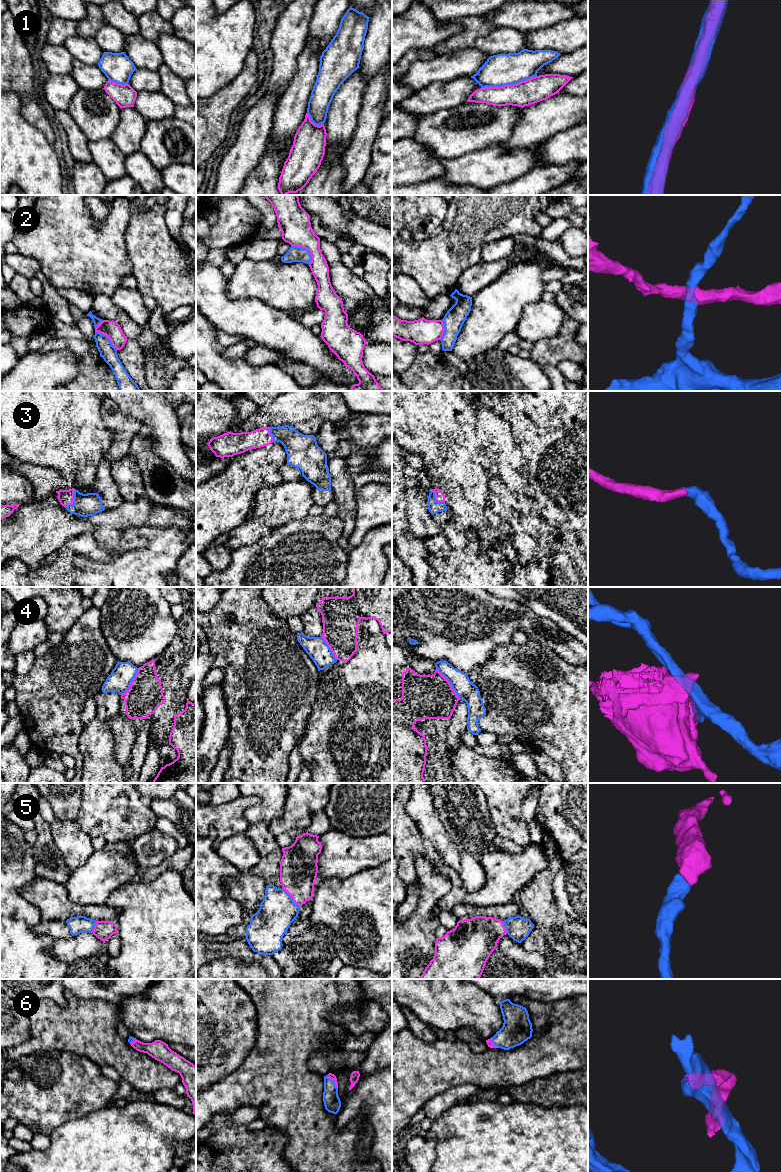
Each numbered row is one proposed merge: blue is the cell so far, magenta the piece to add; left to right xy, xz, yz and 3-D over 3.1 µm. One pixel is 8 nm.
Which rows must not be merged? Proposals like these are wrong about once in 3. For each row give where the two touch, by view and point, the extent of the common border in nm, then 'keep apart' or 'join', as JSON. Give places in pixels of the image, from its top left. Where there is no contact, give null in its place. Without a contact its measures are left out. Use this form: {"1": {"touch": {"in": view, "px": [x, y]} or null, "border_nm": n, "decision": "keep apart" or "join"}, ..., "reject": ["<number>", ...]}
{"1": {"touch": {"in": "yz", "px": [508, 84]}, "border_nm": 460, "decision": "keep apart"}, "2": {"touch": {"in": "xz", "px": [306, 249]}, "border_nm": 220, "decision": "keep apart"}, "3": {"touch": {"in": "xy", "px": [74, 501]}, "border_nm": 170, "decision": "join"}, "4": {"touch": {"in": "yz", "px": [450, 683]}, "border_nm": 320, "decision": "keep apart"}, "5": {"touch": {"in": "xz", "px": [291, 898]}, "border_nm": 220, "decision": "join"}, "6": {"touch": {"in": "xz", "px": [334, 1081]}, "border_nm": 140, "decision": "join"}, "reject": ["1", "2", "4"]}

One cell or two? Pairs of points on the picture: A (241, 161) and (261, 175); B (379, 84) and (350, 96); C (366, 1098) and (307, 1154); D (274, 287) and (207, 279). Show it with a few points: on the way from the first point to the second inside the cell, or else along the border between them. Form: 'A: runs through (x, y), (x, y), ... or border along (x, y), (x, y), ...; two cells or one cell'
A: border along (266, 149), (258, 164), (250, 172), (243, 184); two cells
B: border along (366, 85), (358, 113); two cells
C: border along (358, 1117), (341, 1128), (335, 1126); two cells
D: border along (226, 280), (226, 292), (229, 296), (244, 297); two cells

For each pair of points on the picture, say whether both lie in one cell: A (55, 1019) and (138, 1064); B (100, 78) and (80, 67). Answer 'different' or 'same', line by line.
A: same
B: same

